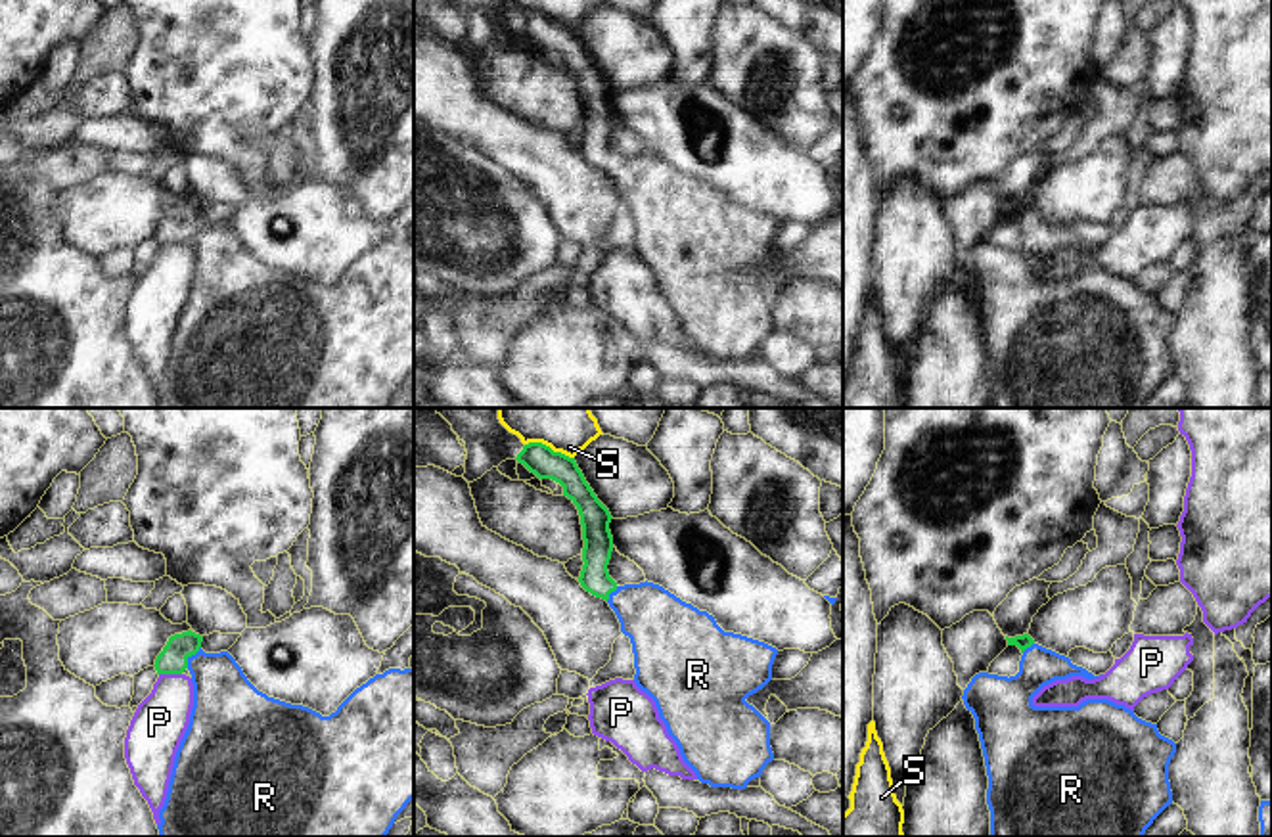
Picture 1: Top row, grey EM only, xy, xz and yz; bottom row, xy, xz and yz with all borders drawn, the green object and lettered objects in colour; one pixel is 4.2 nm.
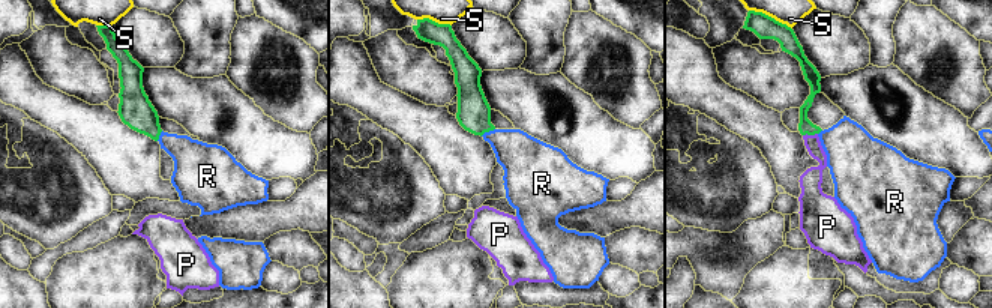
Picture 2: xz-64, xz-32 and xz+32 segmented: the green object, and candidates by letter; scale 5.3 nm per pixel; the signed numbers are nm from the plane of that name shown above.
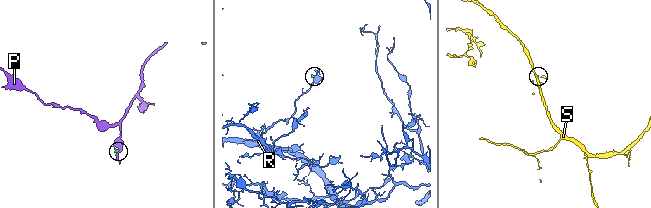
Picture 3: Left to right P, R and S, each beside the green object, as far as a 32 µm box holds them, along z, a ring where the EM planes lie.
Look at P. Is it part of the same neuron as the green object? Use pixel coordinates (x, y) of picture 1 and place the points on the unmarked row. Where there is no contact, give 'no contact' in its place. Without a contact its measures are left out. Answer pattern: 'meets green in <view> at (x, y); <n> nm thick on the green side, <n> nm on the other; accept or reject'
meets green in xy at (171, 244); 120 nm thick on the green side, 220 nm on the other; reject

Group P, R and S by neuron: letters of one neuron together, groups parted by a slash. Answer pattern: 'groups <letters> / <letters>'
groups P / R / S

